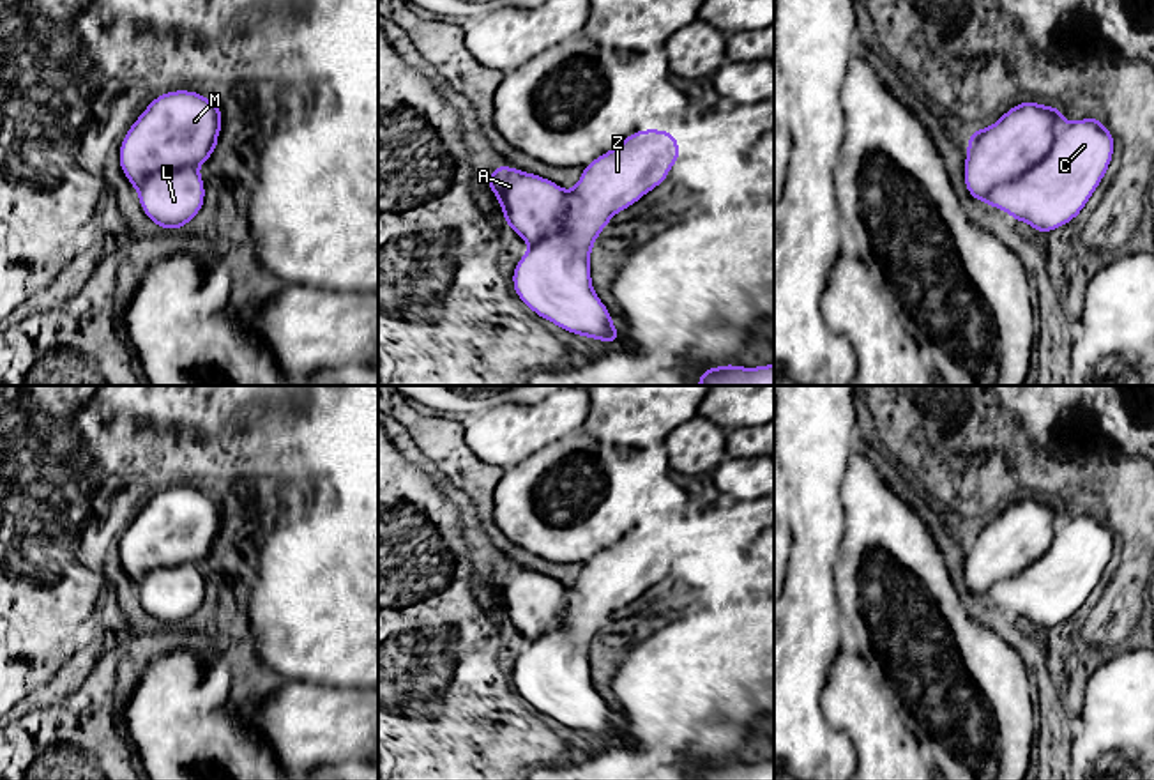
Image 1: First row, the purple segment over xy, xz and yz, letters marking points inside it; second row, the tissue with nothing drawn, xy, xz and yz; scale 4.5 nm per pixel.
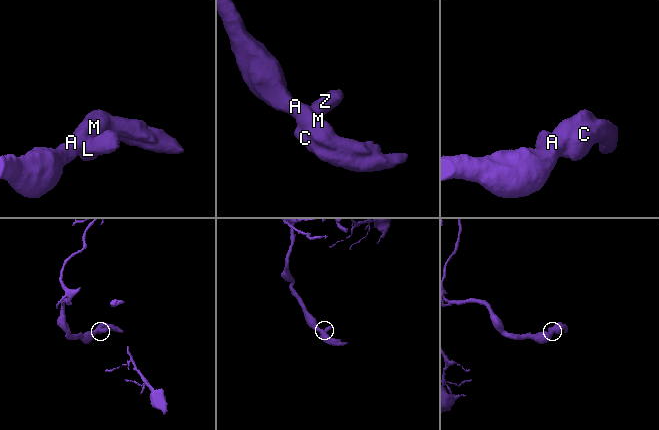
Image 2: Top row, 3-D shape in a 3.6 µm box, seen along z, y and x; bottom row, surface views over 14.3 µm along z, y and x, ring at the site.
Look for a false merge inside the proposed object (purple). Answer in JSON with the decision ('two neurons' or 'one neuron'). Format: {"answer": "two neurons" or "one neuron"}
{"answer": "one neuron"}

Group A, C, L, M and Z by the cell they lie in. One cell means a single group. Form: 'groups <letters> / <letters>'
groups A C L M Z

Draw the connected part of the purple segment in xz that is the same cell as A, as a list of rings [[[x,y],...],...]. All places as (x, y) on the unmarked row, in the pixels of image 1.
[[[640,525],[583,562],[583,570],[571,589],[535,570],[507,561],[495,562],[486,584],[495,589],[505,621],[530,640],[512,665],[512,684],[520,697],[537,713],[564,727],[601,736],[606,741],[617,739],[620,729],[592,683],[590,649],[594,639],[617,608],[634,601],[663,580],[680,554],[682,548],[672,527]]]

